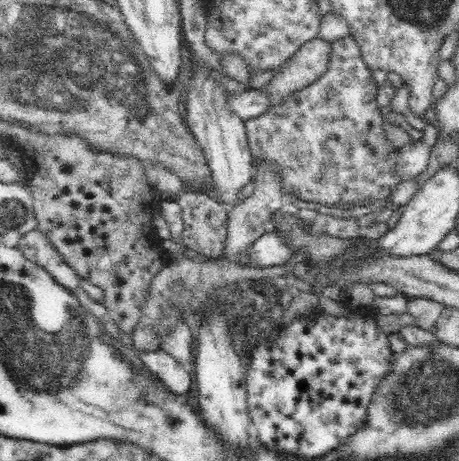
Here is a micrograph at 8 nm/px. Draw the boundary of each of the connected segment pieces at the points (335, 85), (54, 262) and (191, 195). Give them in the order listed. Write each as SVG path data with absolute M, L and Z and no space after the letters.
M349 34L332 41L330 66L314 84L293 92L282 104L269 106L265 114L245 120L253 160L272 163L280 171L284 192L296 195L302 201L320 202L326 206L336 202L359 205L387 203L402 176L396 172L396 152L386 140L384 118L376 96L378 85L356 39Z
M36 228L26 232L18 240L17 246L28 260L42 266L57 283L68 287L72 293L80 287L81 278L78 273L66 263L58 249L48 241L48 237L40 232L40 229Z
M184 188L173 197L183 210L183 231L181 244L209 259L222 257L226 248L226 234L228 230L228 209L208 192Z

